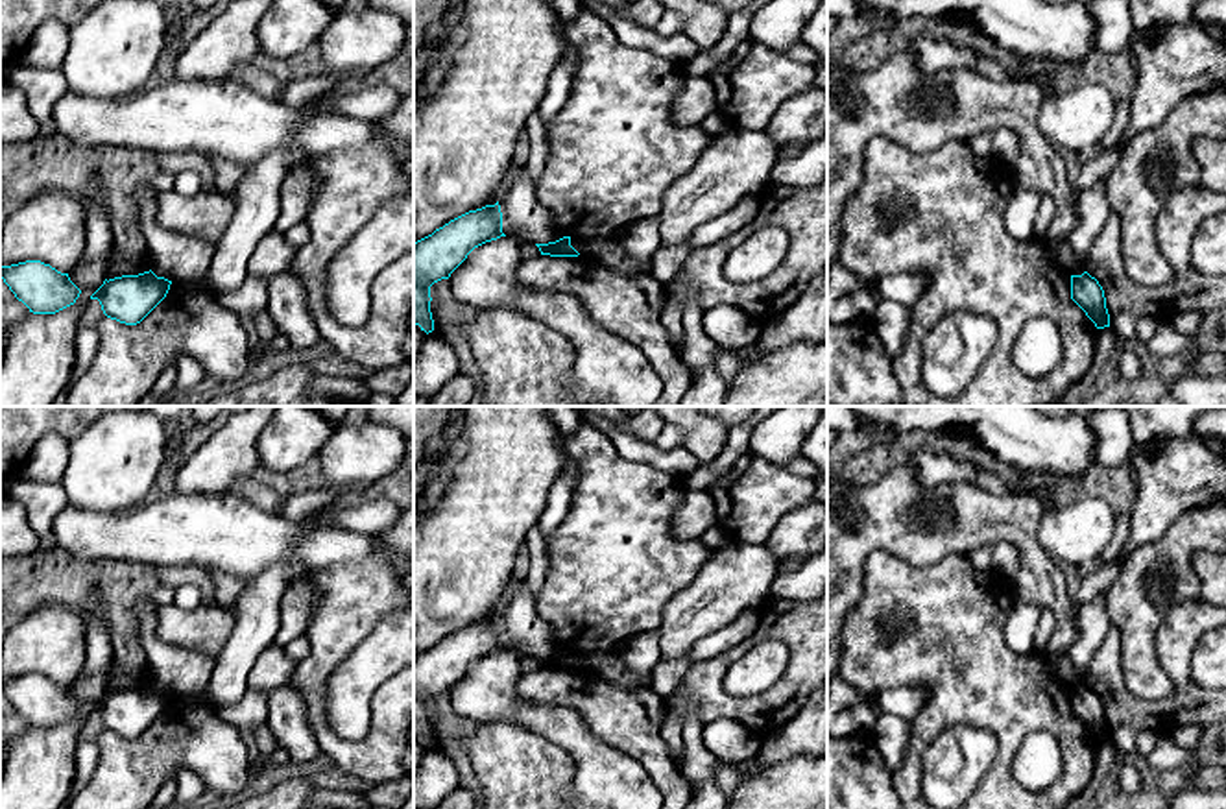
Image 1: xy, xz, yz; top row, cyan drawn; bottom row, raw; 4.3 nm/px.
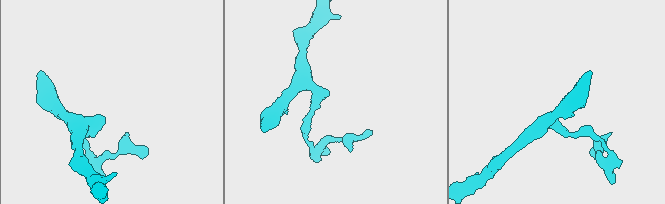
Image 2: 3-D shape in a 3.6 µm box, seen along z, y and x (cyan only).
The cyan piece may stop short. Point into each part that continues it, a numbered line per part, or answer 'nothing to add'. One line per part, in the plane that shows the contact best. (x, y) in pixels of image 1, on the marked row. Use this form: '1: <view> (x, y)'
nothing to add

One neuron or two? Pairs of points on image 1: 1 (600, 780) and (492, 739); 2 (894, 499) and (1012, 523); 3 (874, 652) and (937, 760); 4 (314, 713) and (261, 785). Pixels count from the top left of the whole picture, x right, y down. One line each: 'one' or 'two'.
1: two
2: one
3: two
4: two

